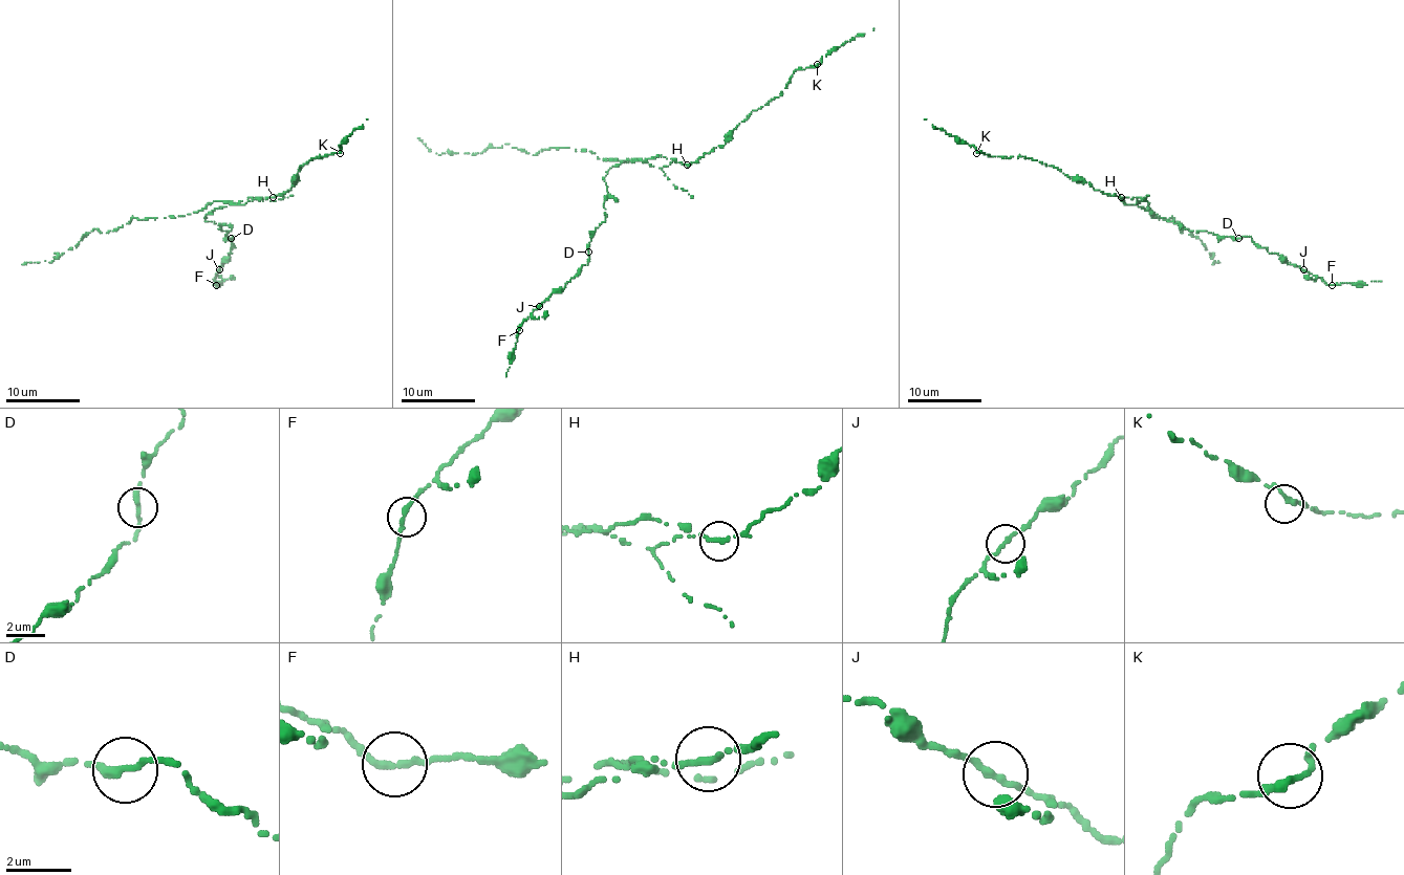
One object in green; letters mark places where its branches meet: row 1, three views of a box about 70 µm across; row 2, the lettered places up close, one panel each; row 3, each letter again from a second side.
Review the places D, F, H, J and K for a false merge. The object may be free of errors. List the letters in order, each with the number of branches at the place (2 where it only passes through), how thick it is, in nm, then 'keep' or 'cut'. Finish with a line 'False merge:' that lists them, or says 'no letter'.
D: 1 branches meet; 340 nm thick; keep
F: 2 branches meet; 240 nm thick; keep
H: 1 branches meet; 320 nm thick; cut
J: 2 branches meet; 220 nm thick; keep
K: 2 branches meet; 240 nm thick; keep
False merge: H

